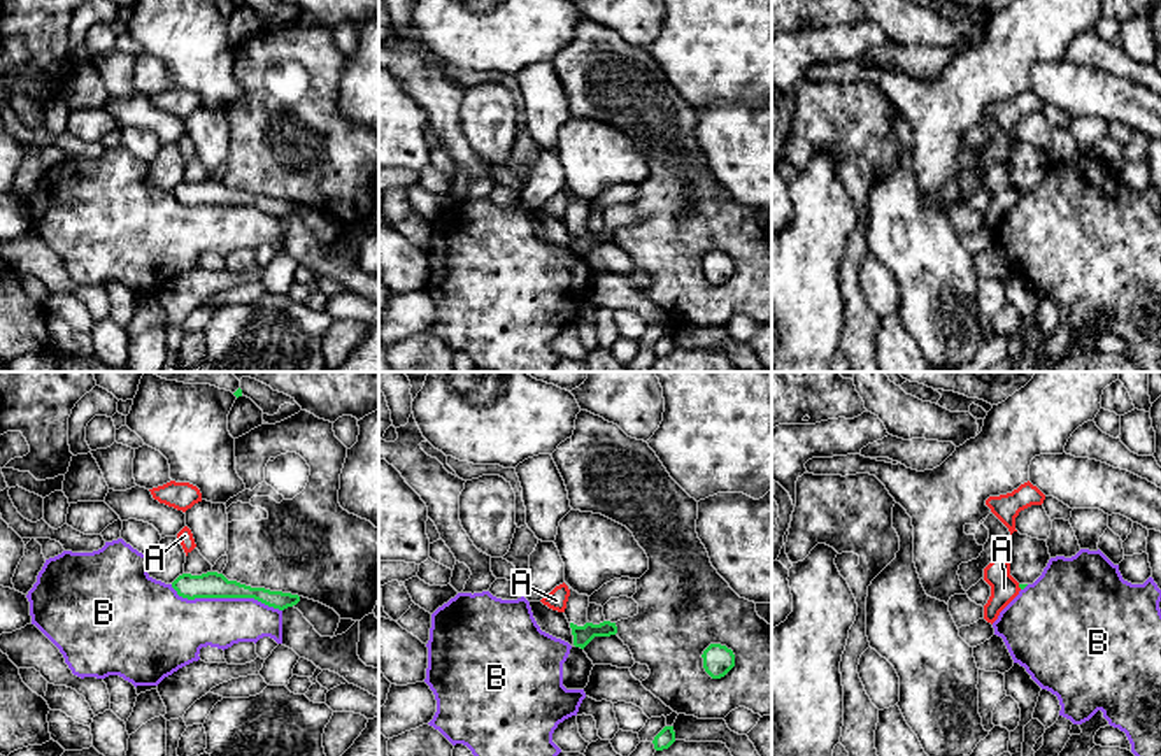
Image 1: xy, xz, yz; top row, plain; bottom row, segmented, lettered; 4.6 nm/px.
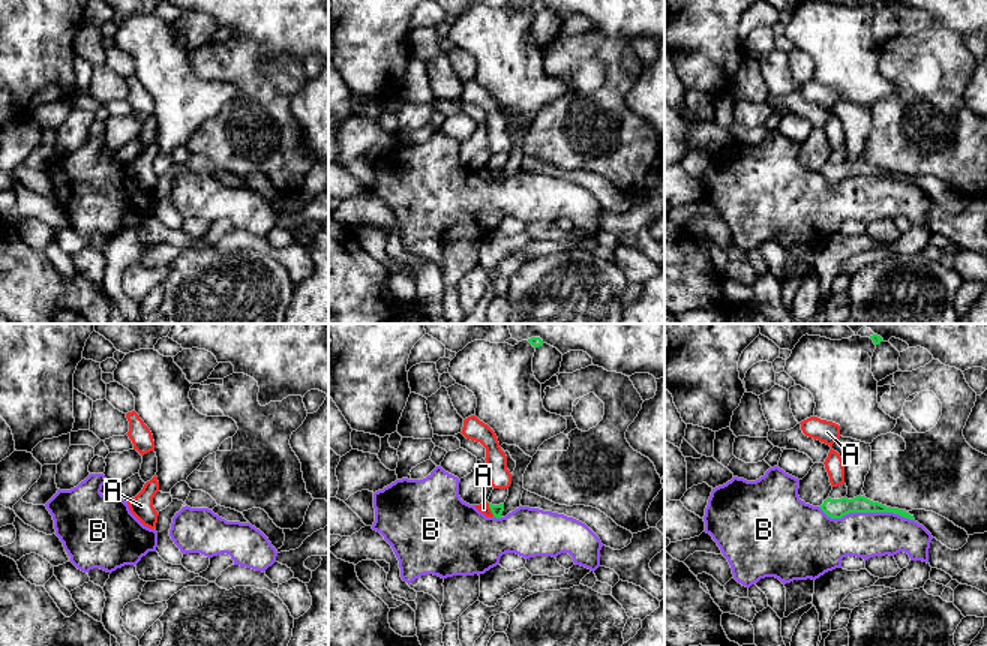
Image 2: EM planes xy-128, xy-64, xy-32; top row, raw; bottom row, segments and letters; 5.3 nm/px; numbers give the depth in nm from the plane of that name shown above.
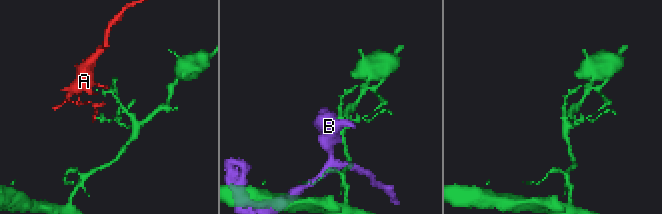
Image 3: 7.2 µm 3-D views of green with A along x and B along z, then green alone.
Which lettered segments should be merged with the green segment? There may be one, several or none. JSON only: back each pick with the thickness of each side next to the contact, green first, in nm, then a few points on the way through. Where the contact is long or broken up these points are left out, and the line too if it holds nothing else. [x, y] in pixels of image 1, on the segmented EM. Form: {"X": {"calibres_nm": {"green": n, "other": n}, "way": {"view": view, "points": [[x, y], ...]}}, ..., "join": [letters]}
{"join": []}

